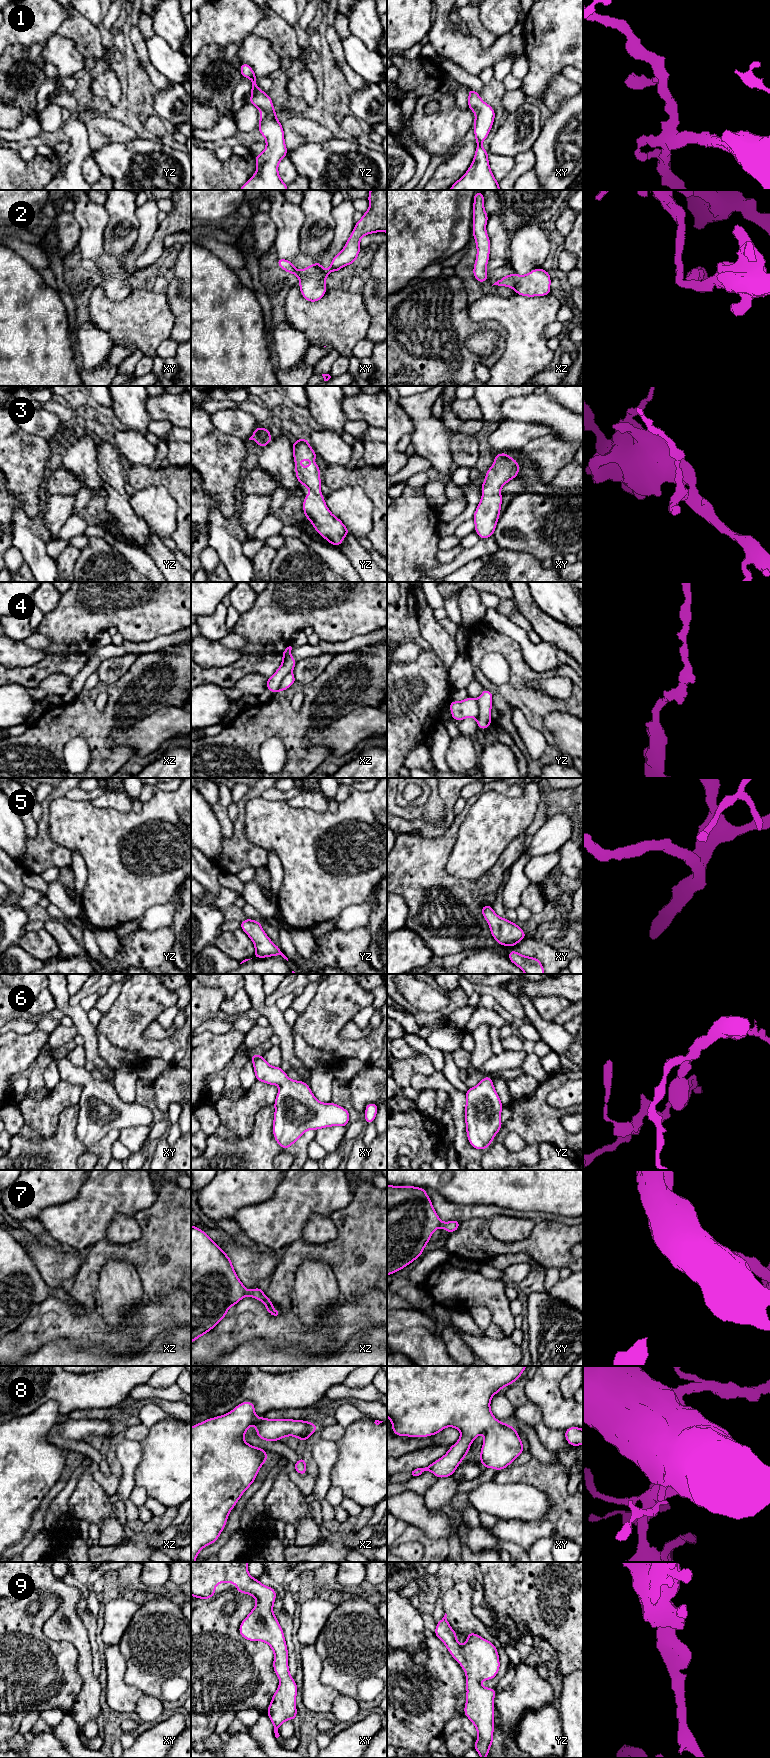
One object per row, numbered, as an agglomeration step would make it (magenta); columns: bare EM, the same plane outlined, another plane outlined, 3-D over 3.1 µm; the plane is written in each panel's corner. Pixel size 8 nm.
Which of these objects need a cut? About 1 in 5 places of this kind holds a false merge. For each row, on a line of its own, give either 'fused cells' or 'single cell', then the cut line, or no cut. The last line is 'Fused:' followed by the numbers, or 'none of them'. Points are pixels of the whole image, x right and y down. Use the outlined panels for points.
1: single cell | no cut
2: single cell | no cut
3: single cell | no cut
4: fused cells | xz (291, 672), (284, 677), (278, 690)
5: single cell | no cut
6: single cell | no cut
7: single cell | no cut
8: single cell | no cut
9: single cell | no cut
Fused: 4

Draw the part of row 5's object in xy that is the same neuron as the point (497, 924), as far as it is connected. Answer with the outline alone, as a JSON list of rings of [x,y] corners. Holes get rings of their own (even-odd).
[[[491,905],[481,906],[481,912],[489,924],[492,937],[502,946],[513,946],[525,939],[526,933],[506,918],[499,917]]]

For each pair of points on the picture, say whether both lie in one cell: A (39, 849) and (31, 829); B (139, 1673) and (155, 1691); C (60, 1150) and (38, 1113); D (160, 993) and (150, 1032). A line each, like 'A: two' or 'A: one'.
A: two
B: one
C: two
D: two

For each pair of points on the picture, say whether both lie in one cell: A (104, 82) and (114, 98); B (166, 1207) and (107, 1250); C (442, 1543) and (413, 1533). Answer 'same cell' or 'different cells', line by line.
A: same cell
B: same cell
C: same cell

